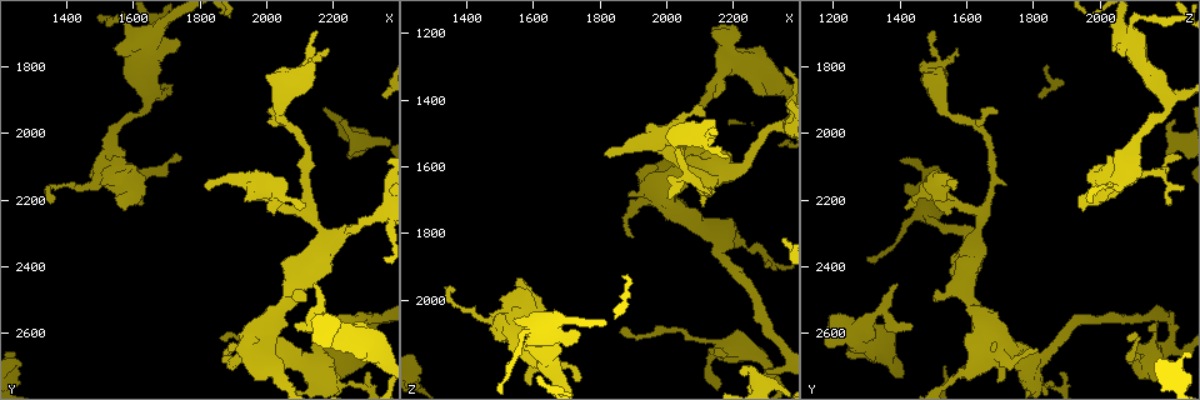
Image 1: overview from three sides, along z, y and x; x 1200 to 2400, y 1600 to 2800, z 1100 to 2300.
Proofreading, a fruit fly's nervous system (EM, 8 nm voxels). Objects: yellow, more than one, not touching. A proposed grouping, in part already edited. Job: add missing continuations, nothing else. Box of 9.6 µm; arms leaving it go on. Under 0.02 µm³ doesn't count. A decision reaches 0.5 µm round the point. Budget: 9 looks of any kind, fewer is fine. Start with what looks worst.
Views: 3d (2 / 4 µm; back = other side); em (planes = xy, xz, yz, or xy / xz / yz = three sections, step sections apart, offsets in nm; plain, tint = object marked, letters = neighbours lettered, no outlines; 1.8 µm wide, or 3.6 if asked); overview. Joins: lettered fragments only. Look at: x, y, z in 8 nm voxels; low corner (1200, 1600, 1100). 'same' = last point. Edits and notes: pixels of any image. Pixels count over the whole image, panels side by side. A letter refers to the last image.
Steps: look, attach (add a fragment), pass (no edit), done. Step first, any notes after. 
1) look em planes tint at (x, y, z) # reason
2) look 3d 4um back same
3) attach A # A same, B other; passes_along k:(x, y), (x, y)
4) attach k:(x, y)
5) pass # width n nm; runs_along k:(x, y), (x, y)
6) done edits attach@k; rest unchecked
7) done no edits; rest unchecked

look em planes letters at (2140, 2460, 1380) # an open end

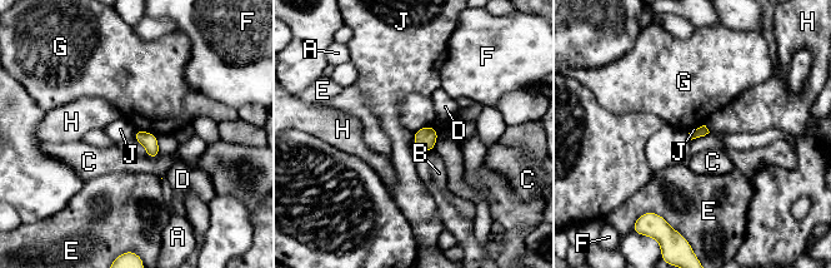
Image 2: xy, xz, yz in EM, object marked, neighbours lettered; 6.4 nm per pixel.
pass # longest_contact G 160 nm; A other, B other, C other, D other, E other, F other, G other, H other, J other; no lettered fragment goes on from it

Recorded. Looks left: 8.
look em planes letters at (2230, 1960, 2230) # branch stops here

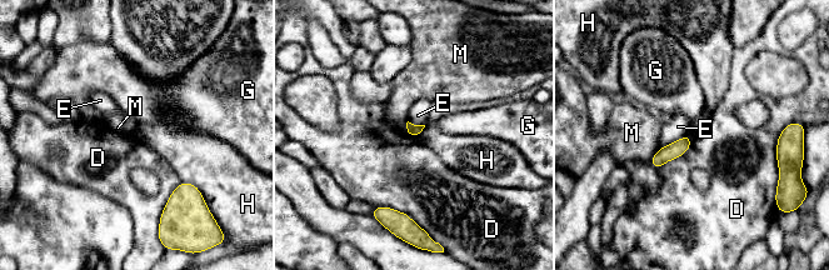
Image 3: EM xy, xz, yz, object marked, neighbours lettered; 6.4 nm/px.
pass # longest_contact D 320 nm; D other, E other, G other, H other, M other; none of them fits

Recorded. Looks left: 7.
look em planes letters at (1550, 1740, 2060) # branch stops here

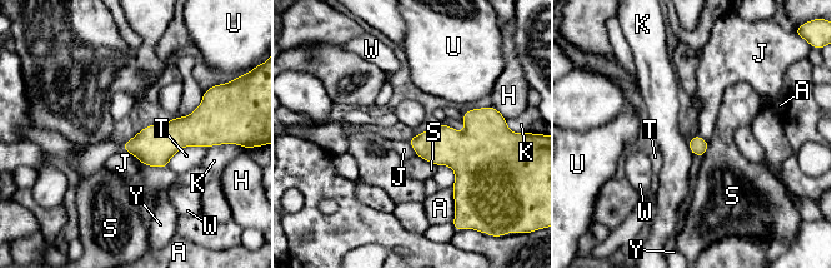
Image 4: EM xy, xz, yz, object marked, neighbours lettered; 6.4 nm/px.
pass # longest_contact T 300 nm; A other, H other, J other, K other, S other, T other, U other, W other, Y other; border 4:(406, 142), (416, 155); no lettered fragment goes on from it

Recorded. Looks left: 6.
look em planes letters at (1740, 2070, 2230) # free end

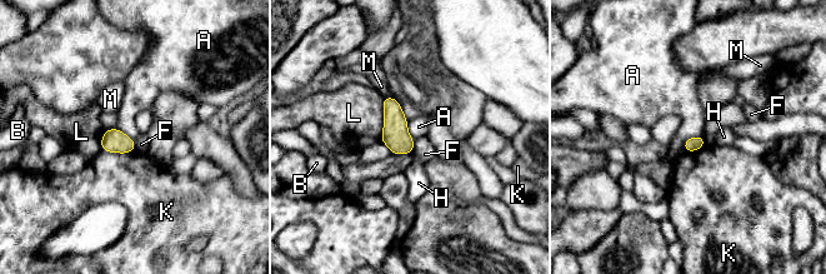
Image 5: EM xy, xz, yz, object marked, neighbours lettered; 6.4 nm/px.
pass # width 90 nm; A other, B other, F other, H other, K other, L other, M other; none of them fits

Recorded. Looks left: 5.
done no edits; rest unchecked

